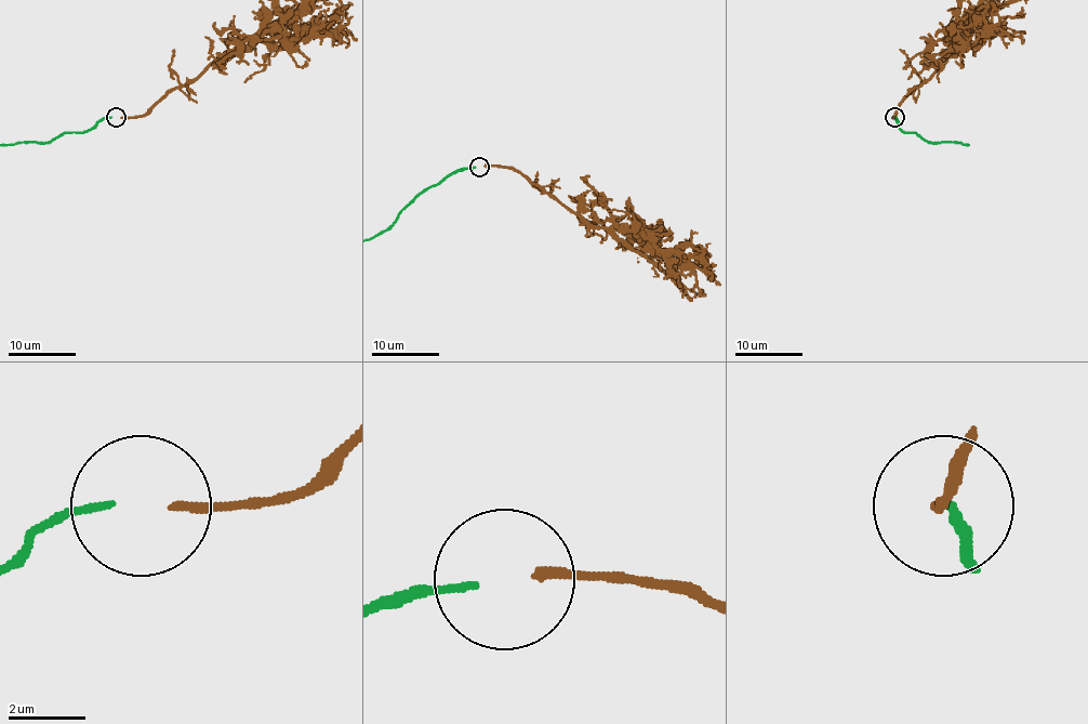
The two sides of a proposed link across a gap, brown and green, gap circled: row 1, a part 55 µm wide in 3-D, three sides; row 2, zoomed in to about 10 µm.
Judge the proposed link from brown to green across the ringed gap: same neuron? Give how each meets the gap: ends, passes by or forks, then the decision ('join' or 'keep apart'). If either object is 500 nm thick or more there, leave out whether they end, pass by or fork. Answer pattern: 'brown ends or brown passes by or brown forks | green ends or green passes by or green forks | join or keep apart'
brown ends | green ends | keep apart

